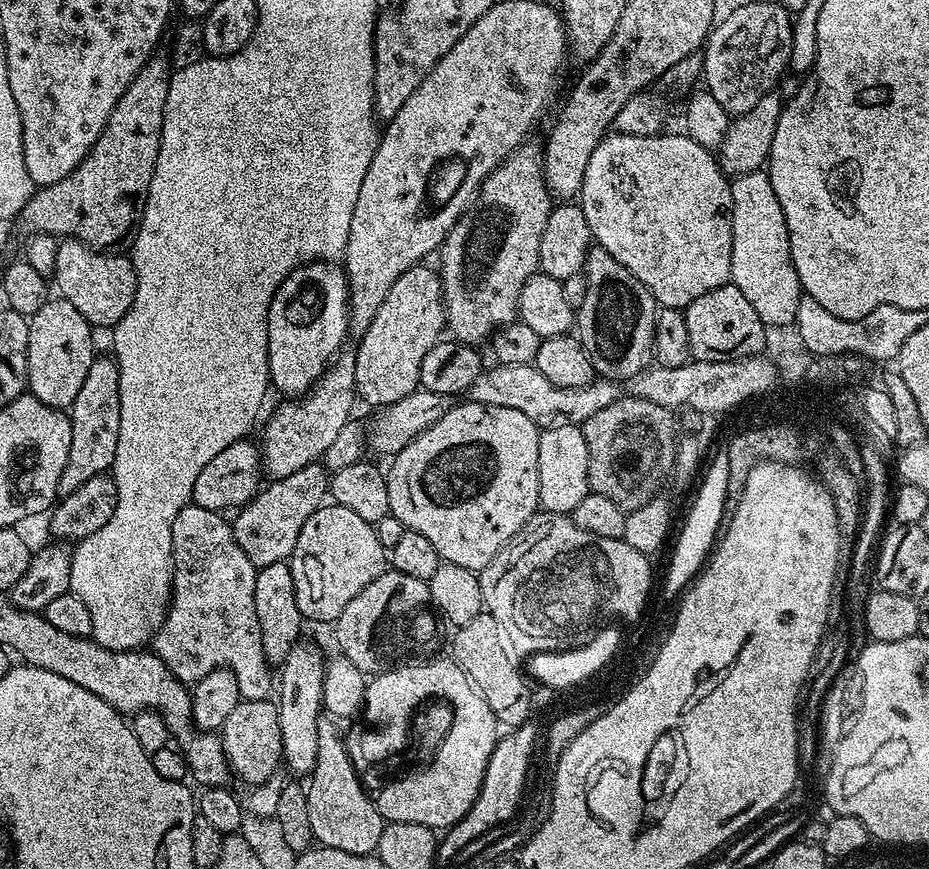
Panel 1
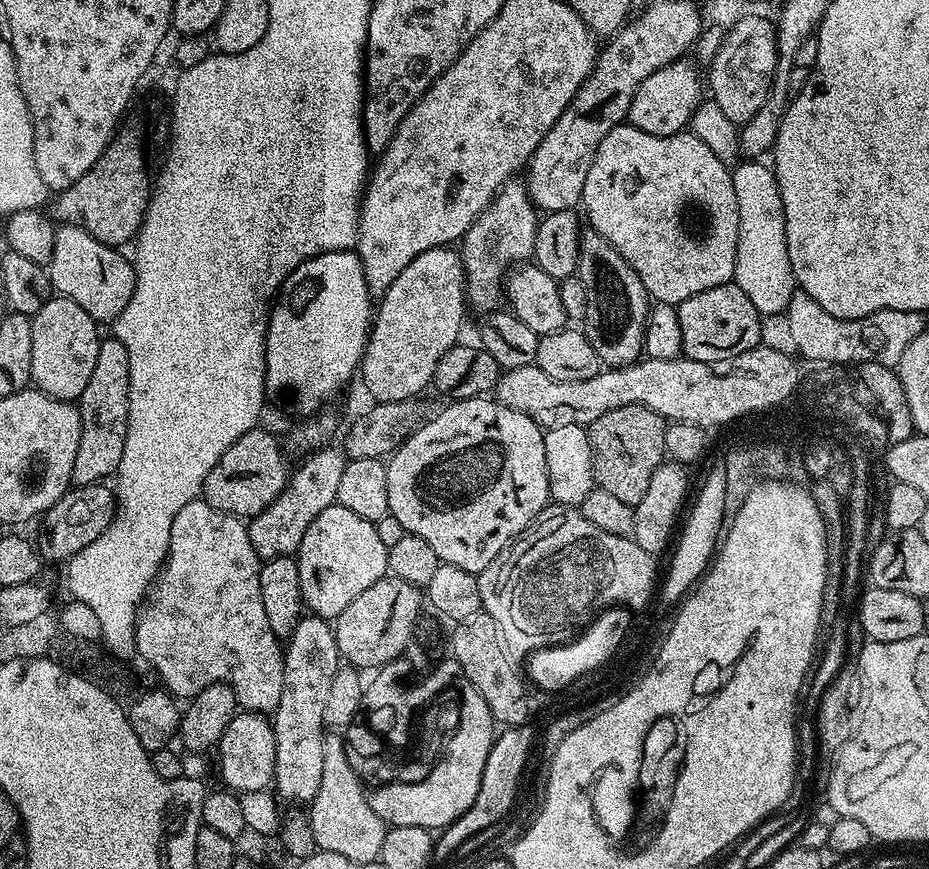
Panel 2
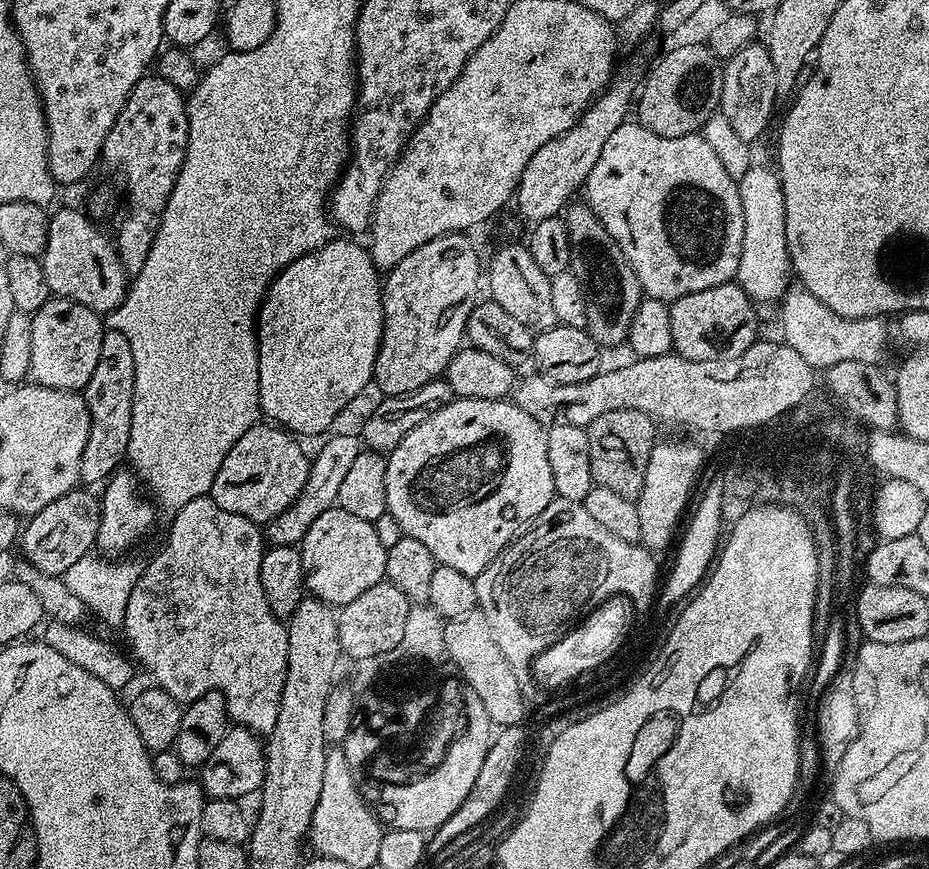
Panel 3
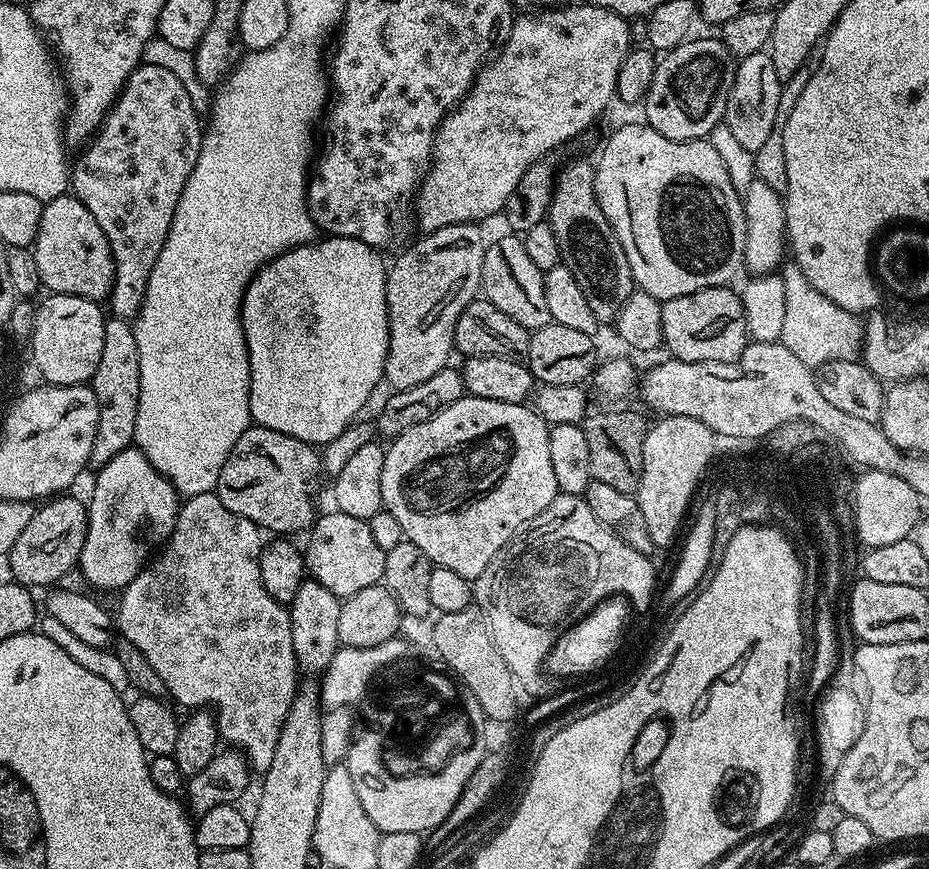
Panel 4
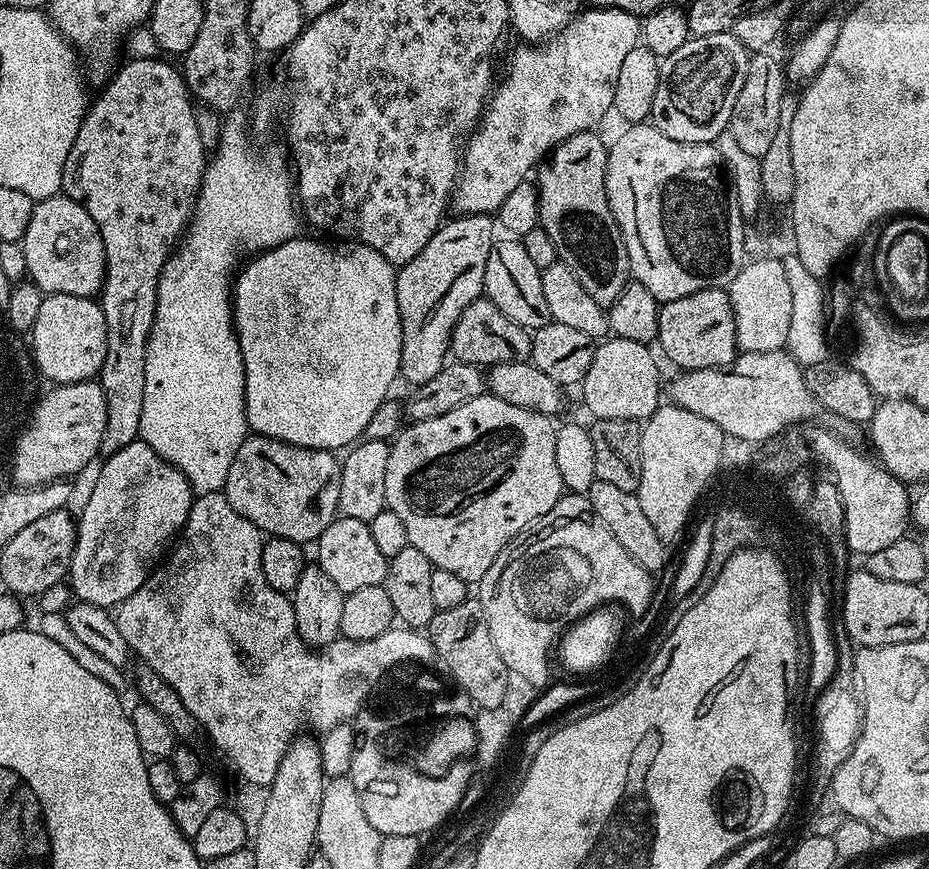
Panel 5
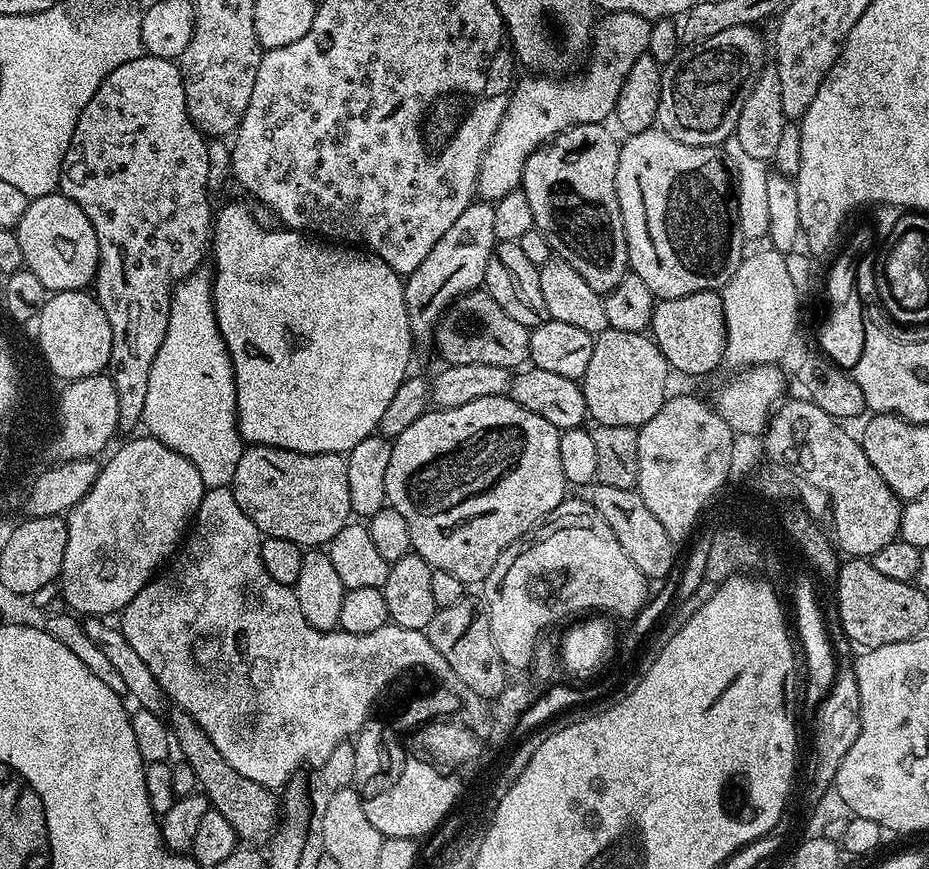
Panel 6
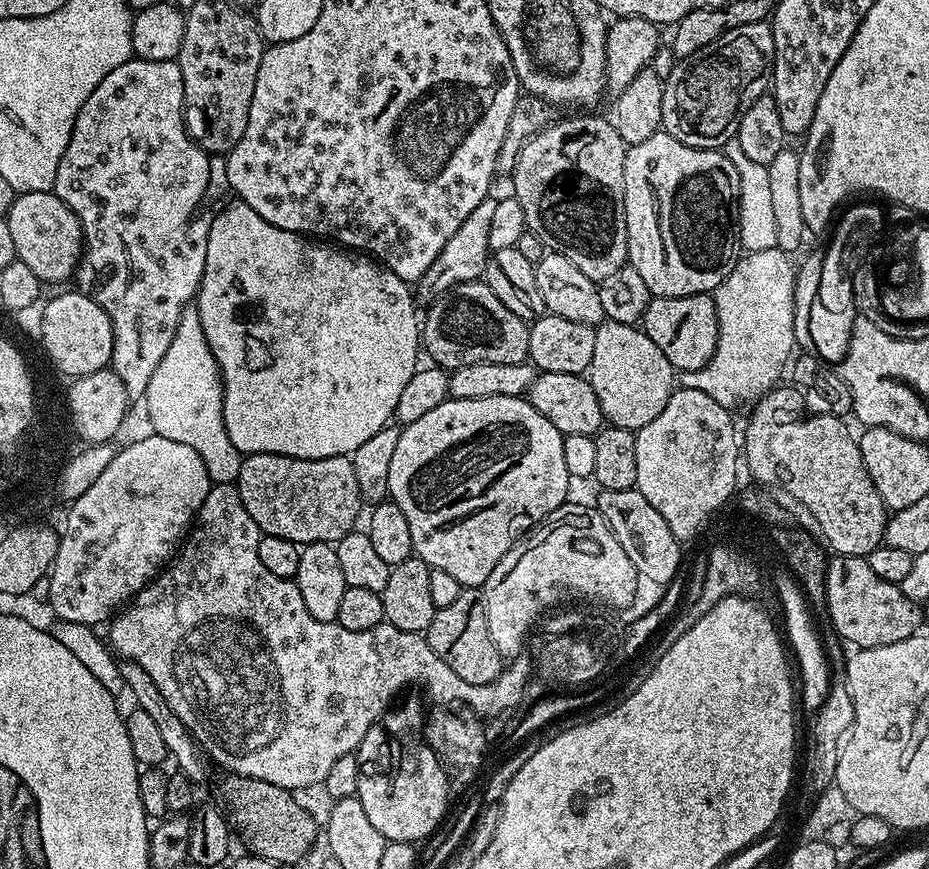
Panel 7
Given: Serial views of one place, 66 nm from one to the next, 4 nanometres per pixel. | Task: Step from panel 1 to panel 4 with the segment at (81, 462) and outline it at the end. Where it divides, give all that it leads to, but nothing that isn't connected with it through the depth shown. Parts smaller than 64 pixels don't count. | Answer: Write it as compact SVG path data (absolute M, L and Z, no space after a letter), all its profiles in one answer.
M109 319L104 325L104 337L102 338L102 358L98 358L98 370L94 370L90 386L98 398L98 430L94 434L94 450L92 451L91 463L103 466L114 458L114 454L122 454L122 450L133 447L134 444L134 422L138 419L138 398L140 397L140 375L138 374L138 342L134 340L134 330L129 321Z

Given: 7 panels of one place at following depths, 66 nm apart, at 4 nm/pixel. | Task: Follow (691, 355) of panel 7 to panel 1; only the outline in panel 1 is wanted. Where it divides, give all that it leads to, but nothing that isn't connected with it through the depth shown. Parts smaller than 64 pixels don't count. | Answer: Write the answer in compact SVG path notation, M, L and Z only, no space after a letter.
M729 282L718 286L718 290L710 290L710 294L702 294L702 298L694 298L694 302L683 309L683 314L692 360L730 362L764 352L766 326L736 284Z

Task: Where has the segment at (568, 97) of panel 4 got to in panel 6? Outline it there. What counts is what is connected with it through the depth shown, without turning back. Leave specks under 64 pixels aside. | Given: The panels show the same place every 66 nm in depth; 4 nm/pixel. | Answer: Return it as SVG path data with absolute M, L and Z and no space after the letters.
M610 12L603 18L601 24L599 21L595 25L581 76L572 74L567 78L553 78L524 74L528 76L515 81L498 130L480 160L476 190L481 201L495 202L517 191L524 178L528 155L562 130L575 124L604 124L606 118L613 115L618 94L632 64L648 51L652 24L629 12Z

